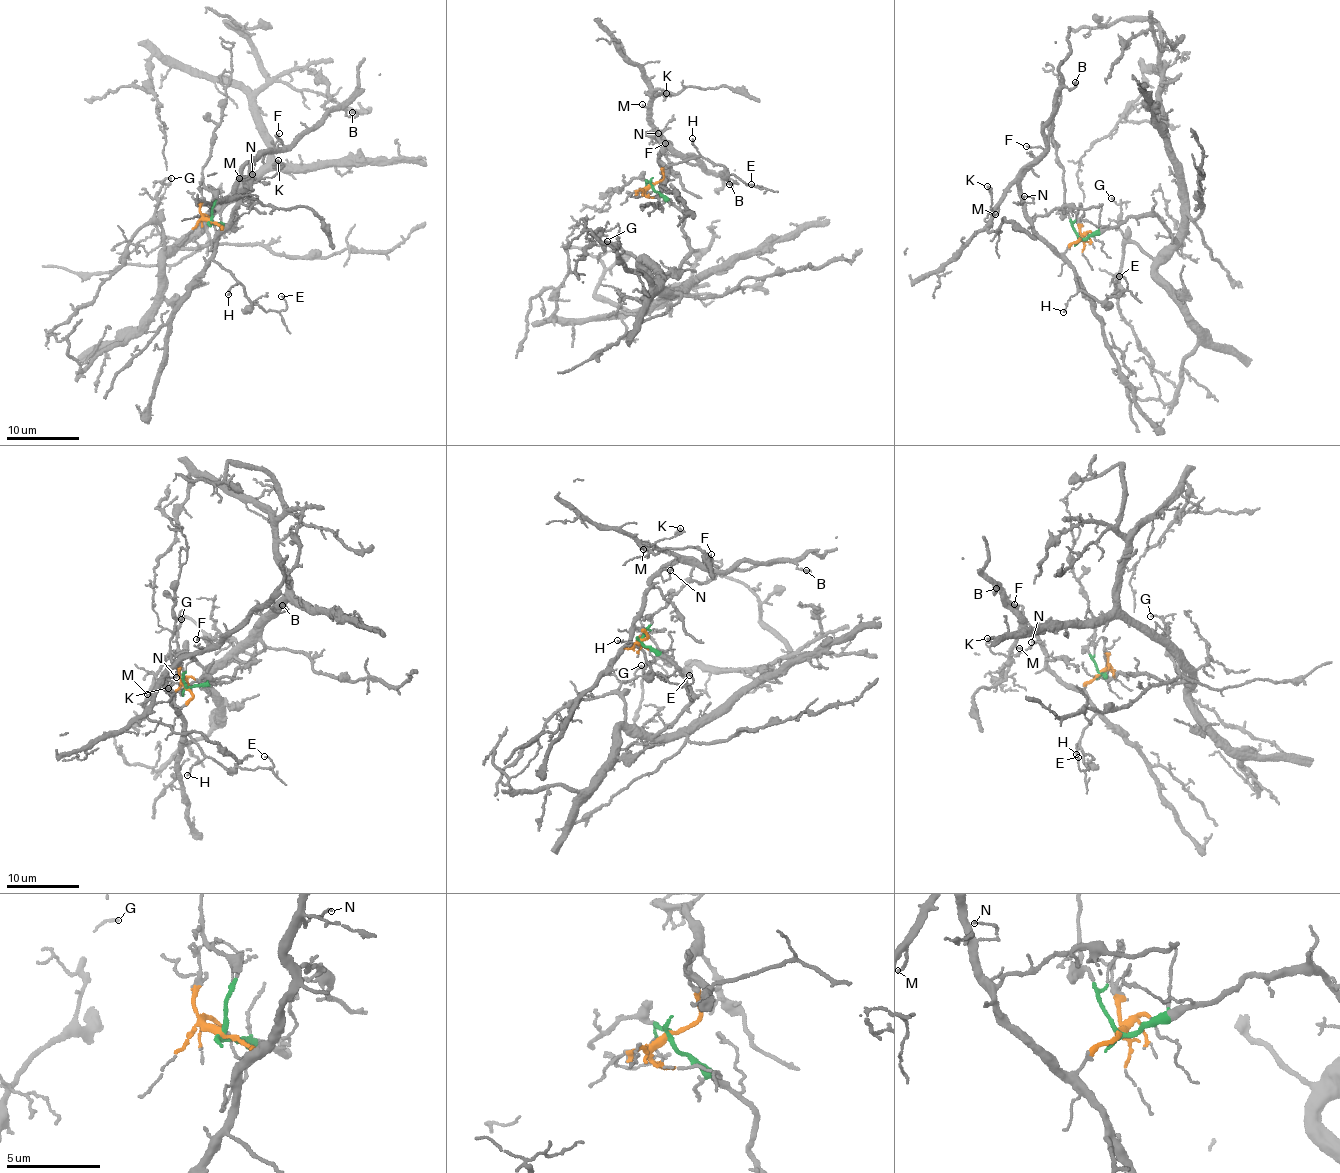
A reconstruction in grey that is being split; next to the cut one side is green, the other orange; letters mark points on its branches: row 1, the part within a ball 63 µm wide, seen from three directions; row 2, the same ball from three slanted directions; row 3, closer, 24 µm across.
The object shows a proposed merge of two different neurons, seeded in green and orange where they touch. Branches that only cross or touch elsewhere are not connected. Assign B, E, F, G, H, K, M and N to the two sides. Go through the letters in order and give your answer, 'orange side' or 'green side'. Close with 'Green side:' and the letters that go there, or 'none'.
B: orange side
E: orange side
F: orange side
G: green side
H: orange side
K: orange side
M: orange side
N: orange side
Green side: G

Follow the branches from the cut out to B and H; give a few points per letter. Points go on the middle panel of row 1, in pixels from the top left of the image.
B: (652, 185), (663, 175), (661, 147), (655, 134), (645, 136), (649, 133), (735, 183), (729, 183)
H: (652, 185), (663, 175), (660, 164), (662, 161), (667, 166), (698, 155), (692, 138)

